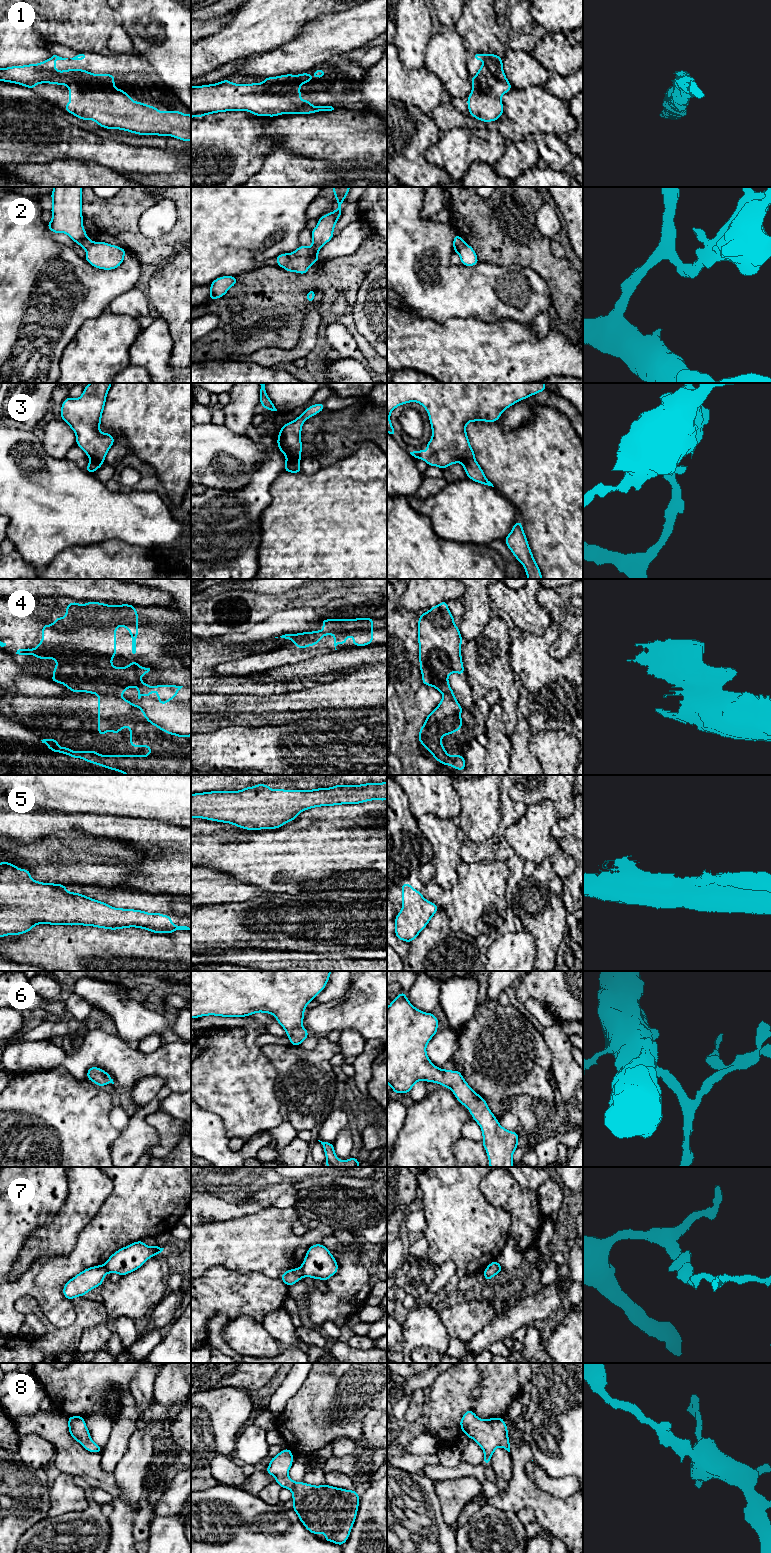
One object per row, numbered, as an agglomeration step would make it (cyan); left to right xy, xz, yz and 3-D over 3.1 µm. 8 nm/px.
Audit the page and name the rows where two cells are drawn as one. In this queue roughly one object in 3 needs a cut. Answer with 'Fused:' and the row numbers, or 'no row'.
Fused: 2, 3, 4, 7

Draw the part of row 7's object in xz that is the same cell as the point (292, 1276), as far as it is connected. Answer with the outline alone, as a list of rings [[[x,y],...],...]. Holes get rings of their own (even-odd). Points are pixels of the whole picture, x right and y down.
[[[294,1268],[290,1269],[286,1272],[284,1272],[281,1276],[280,1279],[289,1287],[292,1286],[293,1284],[297,1283],[303,1278],[303,1273],[300,1268]]]

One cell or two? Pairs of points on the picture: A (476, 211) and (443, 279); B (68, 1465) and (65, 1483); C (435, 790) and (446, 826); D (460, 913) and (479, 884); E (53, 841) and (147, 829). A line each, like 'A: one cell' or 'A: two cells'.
A: two cells
B: two cells
C: two cells
D: one cell
E: two cells

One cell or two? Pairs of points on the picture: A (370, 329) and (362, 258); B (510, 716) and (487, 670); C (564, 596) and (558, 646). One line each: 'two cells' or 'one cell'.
A: two cells
B: one cell
C: one cell

